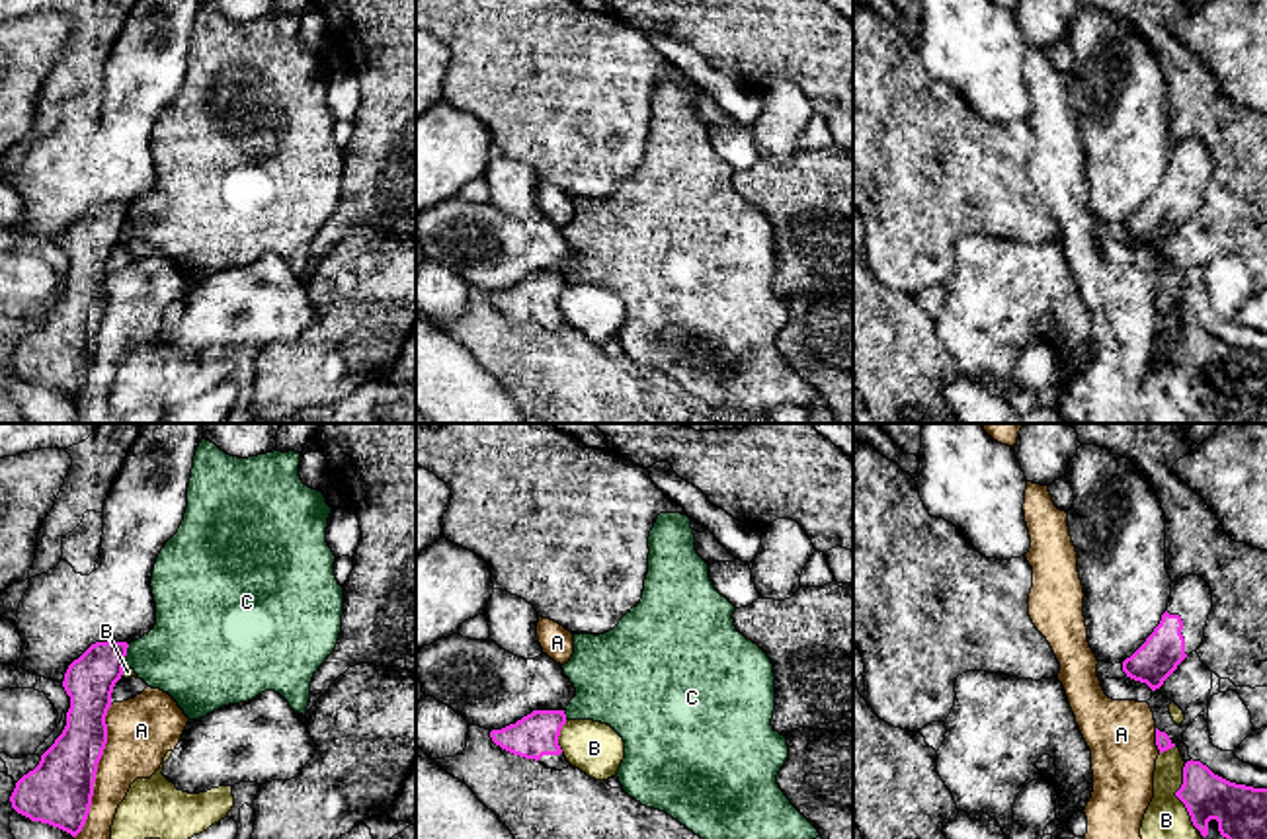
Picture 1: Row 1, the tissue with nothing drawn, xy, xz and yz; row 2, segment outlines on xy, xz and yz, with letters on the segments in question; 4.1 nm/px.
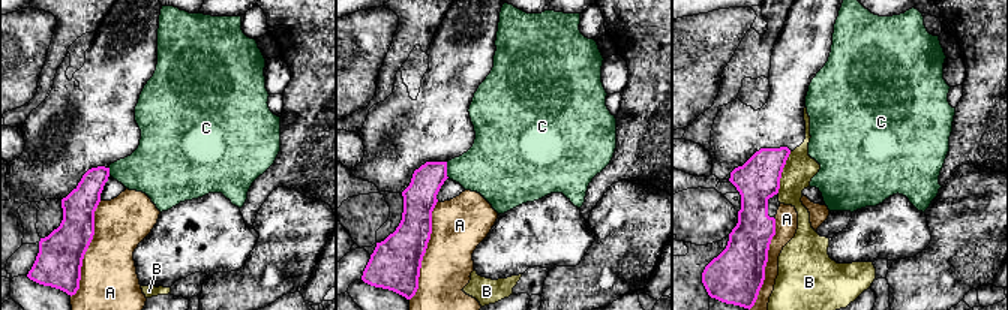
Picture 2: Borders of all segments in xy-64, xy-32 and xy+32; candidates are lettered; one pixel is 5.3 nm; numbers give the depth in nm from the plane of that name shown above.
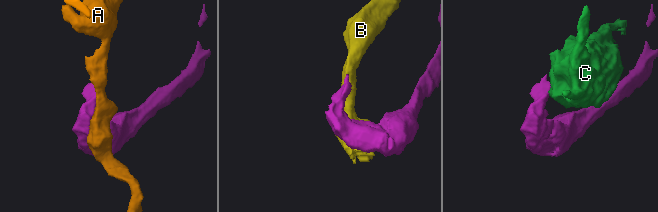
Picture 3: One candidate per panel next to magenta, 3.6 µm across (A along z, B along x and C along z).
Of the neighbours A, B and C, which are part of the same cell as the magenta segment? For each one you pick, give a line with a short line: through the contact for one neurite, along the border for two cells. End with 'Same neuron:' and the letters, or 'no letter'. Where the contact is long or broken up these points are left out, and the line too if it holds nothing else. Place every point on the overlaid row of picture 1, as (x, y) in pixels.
Same neuron: no letter

